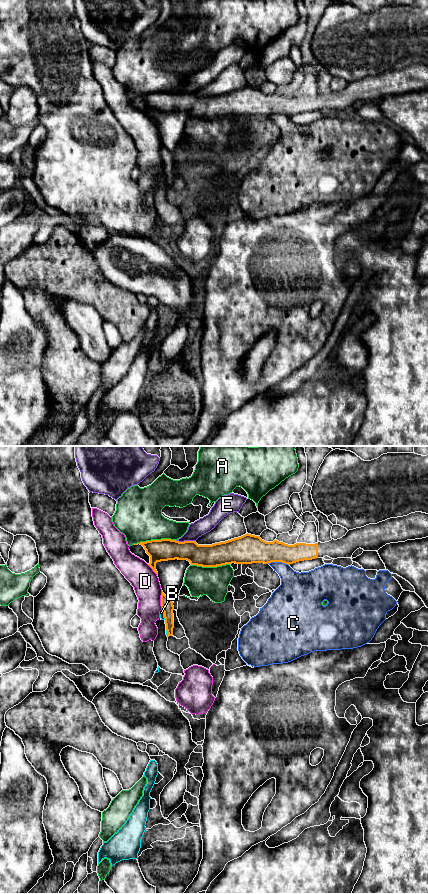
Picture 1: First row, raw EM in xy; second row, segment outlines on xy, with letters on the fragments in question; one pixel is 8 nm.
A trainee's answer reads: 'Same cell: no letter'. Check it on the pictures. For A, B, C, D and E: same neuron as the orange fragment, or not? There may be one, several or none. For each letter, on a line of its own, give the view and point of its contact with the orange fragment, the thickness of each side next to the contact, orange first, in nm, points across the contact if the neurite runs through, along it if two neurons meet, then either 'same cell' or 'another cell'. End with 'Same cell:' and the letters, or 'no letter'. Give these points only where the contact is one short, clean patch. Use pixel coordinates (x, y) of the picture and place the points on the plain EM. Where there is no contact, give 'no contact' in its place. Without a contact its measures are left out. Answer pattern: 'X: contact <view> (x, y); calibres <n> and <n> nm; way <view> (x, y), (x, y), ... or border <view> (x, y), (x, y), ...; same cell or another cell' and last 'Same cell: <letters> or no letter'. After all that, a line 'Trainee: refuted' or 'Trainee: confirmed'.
A: contact xy (153, 92); calibres 180 and 380 nm; another cell
B: contact xy (164, 166); calibres 100 and 30 nm; border xy (162, 161), (165, 171); another cell
C: contact xy (278, 113); calibres 220 and 240 nm; border xy (267, 115), (284, 114), (288, 117); another cell
D: contact xy (161, 152); calibres 100 and 220 nm; another cell
E: contact xy (185, 93); calibres 180 and 130 nm; border xy (175, 92), (195, 93); another cell
Same cell: no letter
Trainee: confirmed

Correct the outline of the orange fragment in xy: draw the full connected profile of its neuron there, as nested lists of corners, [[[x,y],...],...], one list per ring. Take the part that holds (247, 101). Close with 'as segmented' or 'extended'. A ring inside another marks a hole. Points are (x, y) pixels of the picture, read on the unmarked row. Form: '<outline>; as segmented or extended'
[[[422,64],[411,65],[407,68],[390,70],[377,76],[369,76],[361,80],[349,82],[345,88],[340,91],[332,91],[329,94],[315,96],[296,95],[288,97],[283,94],[274,92],[266,94],[251,86],[245,86],[241,89],[234,90],[225,94],[215,95],[212,97],[198,97],[196,93],[179,94],[171,91],[151,92],[140,94],[133,97],[142,97],[146,105],[150,108],[148,116],[158,127],[156,115],[168,112],[187,112],[191,117],[202,119],[217,119],[226,116],[252,116],[282,114],[293,116],[299,113],[312,112],[328,108],[332,111],[352,110],[353,105],[361,100],[364,103],[378,103],[380,100],[390,95],[405,94],[407,92],[422,91],[428,89],[428,66]]]; extended

